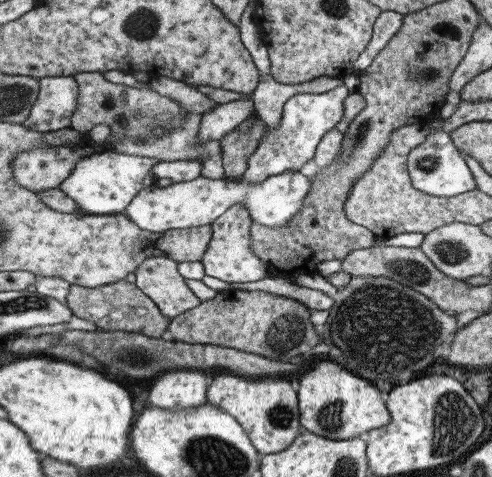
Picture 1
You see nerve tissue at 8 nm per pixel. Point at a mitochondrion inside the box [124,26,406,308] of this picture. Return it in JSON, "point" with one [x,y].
{"point":[364,129]}

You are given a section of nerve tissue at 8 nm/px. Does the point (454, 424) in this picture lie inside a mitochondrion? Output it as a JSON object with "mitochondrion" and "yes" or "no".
{"mitochondrion":"yes"}

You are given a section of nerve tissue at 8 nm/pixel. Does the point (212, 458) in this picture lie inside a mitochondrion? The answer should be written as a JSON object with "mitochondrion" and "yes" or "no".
{"mitochondrion":"yes"}

